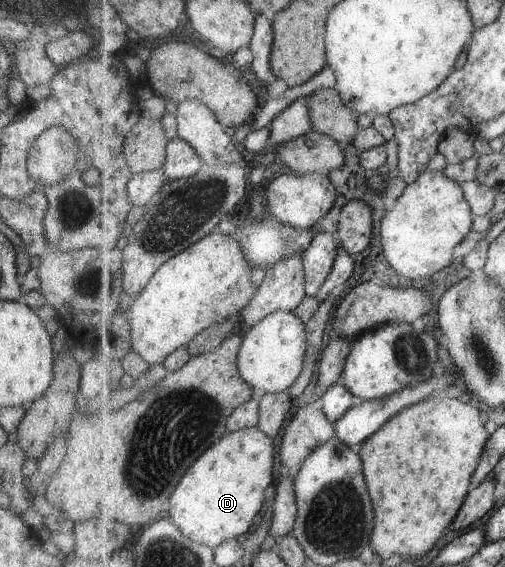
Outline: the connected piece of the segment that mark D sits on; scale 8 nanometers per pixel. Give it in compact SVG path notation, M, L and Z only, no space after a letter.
M258 426L227 432L196 462L171 497L171 518L185 536L211 548L247 534L263 510L267 488L273 484L273 437Z

